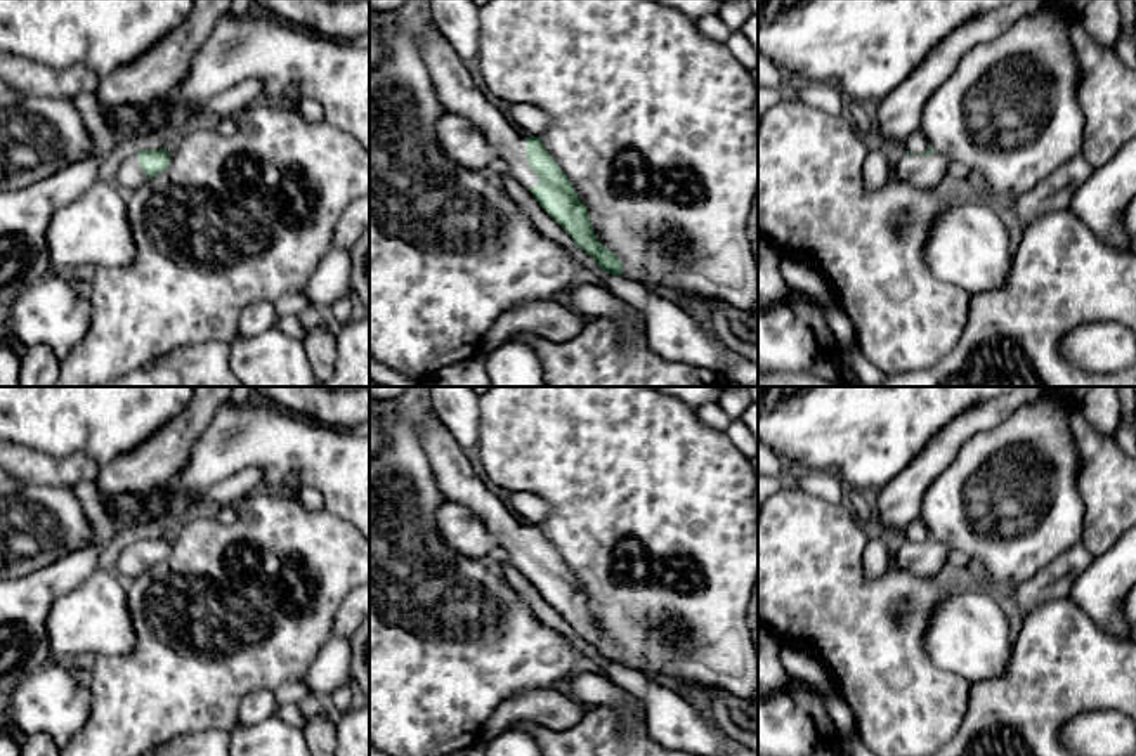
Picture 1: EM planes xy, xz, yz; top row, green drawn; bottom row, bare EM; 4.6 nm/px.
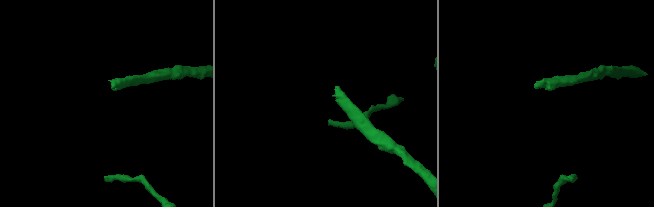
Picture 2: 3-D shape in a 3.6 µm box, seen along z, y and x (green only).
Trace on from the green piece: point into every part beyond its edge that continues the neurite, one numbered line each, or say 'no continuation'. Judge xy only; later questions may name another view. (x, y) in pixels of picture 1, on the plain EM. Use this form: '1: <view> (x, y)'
1: xy (129, 564)

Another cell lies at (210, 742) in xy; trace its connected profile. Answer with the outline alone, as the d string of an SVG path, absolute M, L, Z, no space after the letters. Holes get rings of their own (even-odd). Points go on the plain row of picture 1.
M210 728L175 737L168 744L163 744L142 756L231 756L229 746L229 732Z

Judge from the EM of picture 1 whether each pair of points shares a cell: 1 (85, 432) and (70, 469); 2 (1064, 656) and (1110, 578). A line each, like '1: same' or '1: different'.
1: different
2: different

